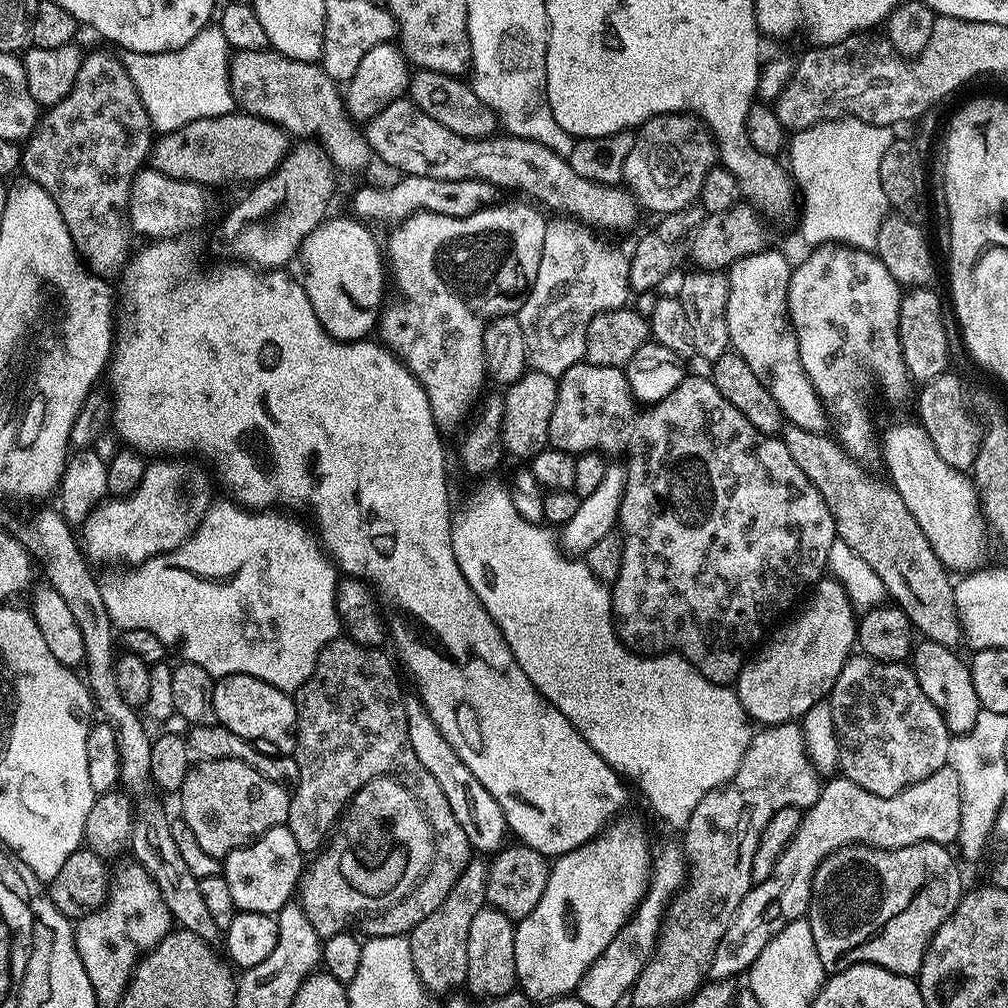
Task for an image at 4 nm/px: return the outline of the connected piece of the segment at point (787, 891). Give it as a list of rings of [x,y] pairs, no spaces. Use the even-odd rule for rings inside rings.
[[[949,766],[934,770],[930,778],[922,778],[922,782],[914,782],[893,796],[870,794],[870,790],[843,778],[829,779],[816,801],[803,809],[798,834],[778,858],[774,874],[766,882],[753,884],[742,898],[742,906],[738,906],[722,942],[718,942],[718,950],[714,950],[708,980],[730,980],[739,977],[739,972],[747,973],[766,942],[790,922],[807,917],[812,879],[821,860],[853,846],[901,848],[922,842],[951,845],[958,834],[961,803],[958,774]]]

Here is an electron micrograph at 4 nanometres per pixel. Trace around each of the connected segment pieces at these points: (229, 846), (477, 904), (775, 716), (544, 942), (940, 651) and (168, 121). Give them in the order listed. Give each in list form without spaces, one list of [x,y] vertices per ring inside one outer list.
[[[200,760],[193,763],[182,782],[178,799],[179,815],[186,822],[186,826],[190,826],[194,838],[198,838],[202,850],[206,850],[206,854],[221,858],[229,856],[234,850],[244,848],[272,828],[287,825],[292,801],[289,789],[285,785],[270,782],[270,778],[262,778],[258,770],[250,770],[250,766],[237,760]]]
[[[473,858],[468,861],[466,870],[446,894],[446,902],[429,914],[407,937],[410,942],[410,958],[414,958],[414,970],[425,988],[433,994],[451,993],[466,981],[466,942],[470,938],[470,922],[478,910],[486,907],[486,878],[488,864]]]
[[[821,578],[816,581],[810,595],[812,597],[809,598],[808,605],[789,624],[782,625],[773,636],[771,633],[755,649],[754,655],[745,659],[736,675],[736,696],[742,702],[749,721],[757,725],[786,724],[803,718],[810,706],[814,706],[831,693],[838,674],[842,674],[842,666],[857,647],[858,612],[839,581],[835,578]]]
[[[611,823],[599,836],[587,840],[581,848],[575,848],[565,856],[551,861],[546,890],[538,906],[526,914],[515,925],[514,962],[516,963],[516,982],[519,991],[532,1002],[556,1000],[559,996],[575,993],[582,982],[586,970],[614,942],[618,930],[635,912],[644,892],[648,888],[648,878],[652,870],[653,853],[648,852],[644,836],[632,824]]]
[[[921,639],[912,649],[910,667],[918,678],[918,686],[922,686],[922,694],[926,694],[926,698],[930,698],[934,706],[938,706],[949,733],[961,734],[968,732],[974,726],[981,707],[978,694],[974,694],[972,669],[965,661],[963,664],[956,655],[953,649],[938,642]]]
[[[219,26],[204,28],[173,52],[124,52],[122,59],[157,133],[173,132],[202,118],[225,116],[237,107],[228,72],[230,49]]]

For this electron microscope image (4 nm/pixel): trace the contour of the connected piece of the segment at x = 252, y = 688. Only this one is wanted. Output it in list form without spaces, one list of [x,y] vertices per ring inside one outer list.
[[[246,674],[219,677],[214,683],[214,714],[216,715],[216,723],[221,724],[226,730],[238,734],[243,740],[259,742],[261,745],[269,744],[269,746],[264,746],[280,754],[295,753],[296,701],[289,693],[278,690],[258,678]]]

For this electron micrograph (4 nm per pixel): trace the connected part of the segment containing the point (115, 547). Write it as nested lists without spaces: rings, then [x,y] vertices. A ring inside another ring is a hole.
[[[156,458],[156,460],[147,465],[142,474],[142,480],[138,482],[138,486],[133,492],[126,496],[117,496],[115,498],[105,499],[103,502],[97,503],[87,517],[82,521],[78,528],[78,545],[81,552],[93,565],[96,564],[130,564],[129,566],[139,566],[145,564],[147,560],[152,560],[156,556],[163,556],[166,552],[173,552],[178,546],[186,543],[191,536],[196,533],[197,526],[202,522],[202,518],[208,512],[208,507],[214,503],[214,495],[212,496],[212,480],[208,477],[208,472],[200,464],[191,464],[188,458]]]

